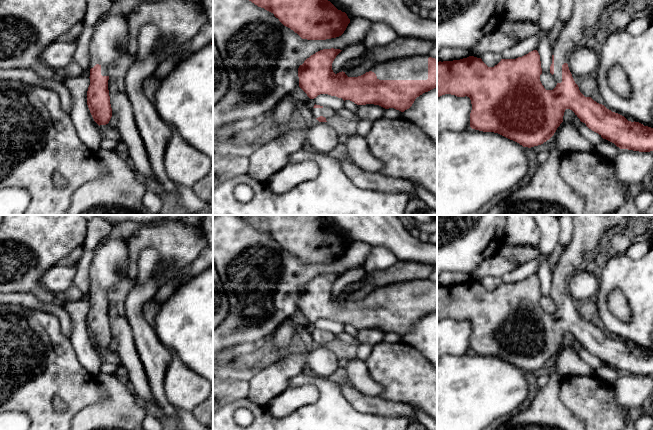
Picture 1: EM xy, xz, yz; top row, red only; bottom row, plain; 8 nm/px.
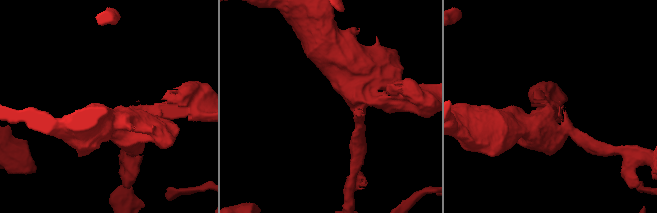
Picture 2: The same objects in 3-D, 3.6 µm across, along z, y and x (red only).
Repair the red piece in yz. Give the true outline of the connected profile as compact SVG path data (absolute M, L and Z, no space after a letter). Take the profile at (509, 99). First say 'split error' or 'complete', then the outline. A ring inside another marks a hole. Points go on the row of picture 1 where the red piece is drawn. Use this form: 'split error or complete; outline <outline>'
split error; outline M574 0L573 12L570 19L561 26L559 37L553 46L552 64L550 73L557 85L553 90L546 90L540 81L542 74L540 55L537 50L516 59L501 59L494 67L488 67L481 58L469 56L460 60L437 62L437 98L451 94L457 97L469 97L472 104L470 113L470 127L483 132L498 133L513 140L523 147L534 147L549 140L563 122L566 109L572 110L581 122L592 131L598 133L603 139L614 143L620 149L639 152L653 151L653 128L644 126L639 122L628 121L624 116L612 112L604 105L597 103L591 97L585 97L575 83L568 67L568 56L579 46L583 37L596 31L604 22L603 14L611 4L618 0Z

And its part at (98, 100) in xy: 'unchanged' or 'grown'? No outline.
grown

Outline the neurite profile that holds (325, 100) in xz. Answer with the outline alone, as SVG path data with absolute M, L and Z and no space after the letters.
M320 94L313 99L316 105L320 105L326 108L330 108L334 111L338 111L344 107L344 100L336 96L328 94Z

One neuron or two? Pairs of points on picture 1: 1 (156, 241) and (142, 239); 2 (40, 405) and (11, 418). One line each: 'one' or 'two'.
1: one
2: two

